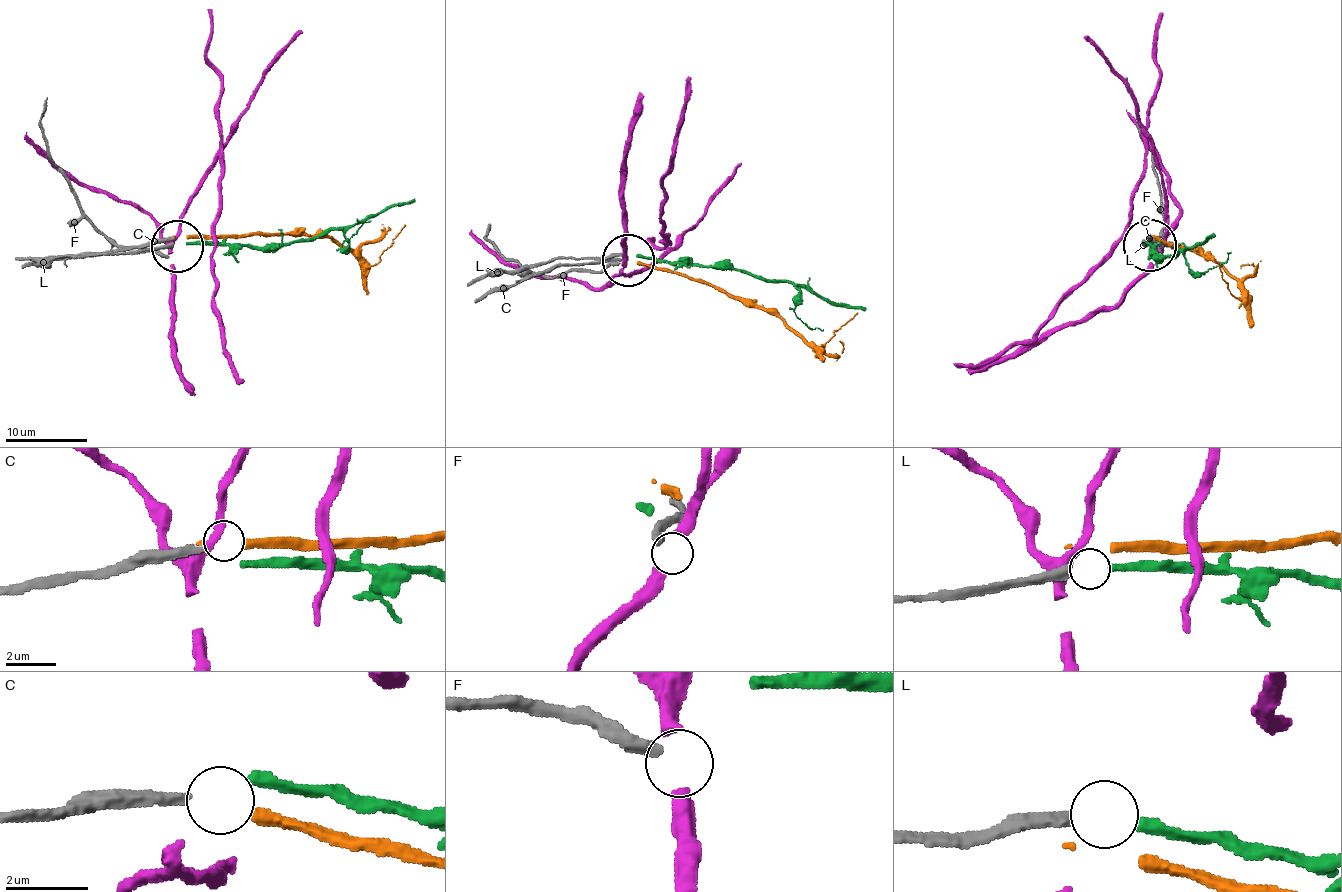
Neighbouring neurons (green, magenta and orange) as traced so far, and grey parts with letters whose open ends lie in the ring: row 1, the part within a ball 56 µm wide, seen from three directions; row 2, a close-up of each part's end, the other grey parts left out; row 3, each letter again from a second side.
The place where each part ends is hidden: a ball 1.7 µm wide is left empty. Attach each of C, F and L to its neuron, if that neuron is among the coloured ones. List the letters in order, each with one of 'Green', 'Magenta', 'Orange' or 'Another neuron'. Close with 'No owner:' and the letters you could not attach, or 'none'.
C: Orange
F: Another neuron
L: Green
No owner: F

